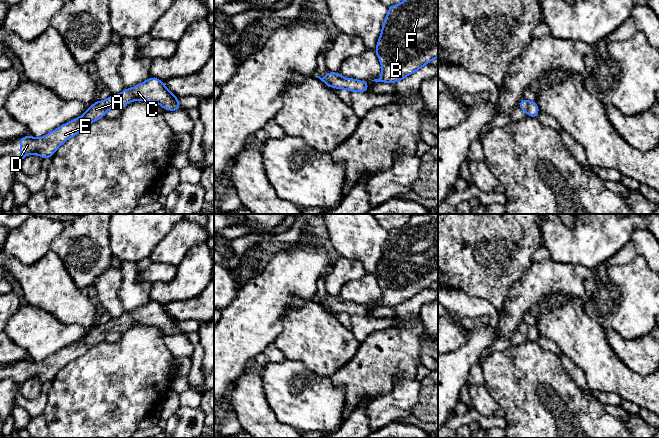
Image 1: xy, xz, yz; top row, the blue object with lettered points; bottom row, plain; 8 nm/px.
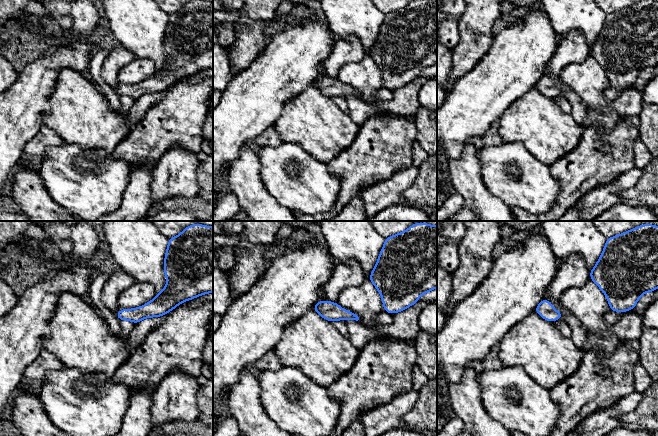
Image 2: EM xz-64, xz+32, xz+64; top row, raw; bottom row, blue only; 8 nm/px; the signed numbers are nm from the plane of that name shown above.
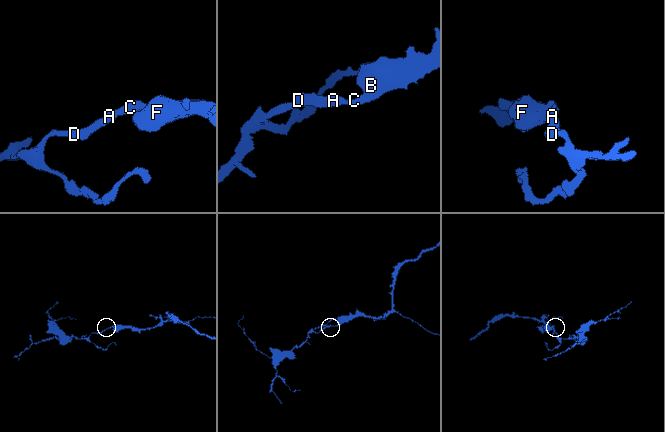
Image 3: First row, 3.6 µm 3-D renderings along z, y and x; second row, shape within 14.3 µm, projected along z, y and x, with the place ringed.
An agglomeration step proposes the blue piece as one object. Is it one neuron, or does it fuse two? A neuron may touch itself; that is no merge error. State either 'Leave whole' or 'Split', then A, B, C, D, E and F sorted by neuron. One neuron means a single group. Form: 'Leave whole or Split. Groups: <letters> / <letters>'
Leave whole. Groups: A B C D E F

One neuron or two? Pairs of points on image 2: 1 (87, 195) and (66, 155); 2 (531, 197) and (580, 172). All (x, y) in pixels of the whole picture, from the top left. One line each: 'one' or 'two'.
1: one
2: two

